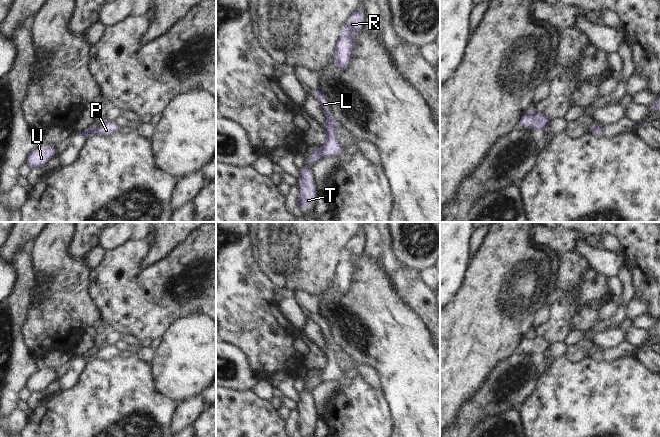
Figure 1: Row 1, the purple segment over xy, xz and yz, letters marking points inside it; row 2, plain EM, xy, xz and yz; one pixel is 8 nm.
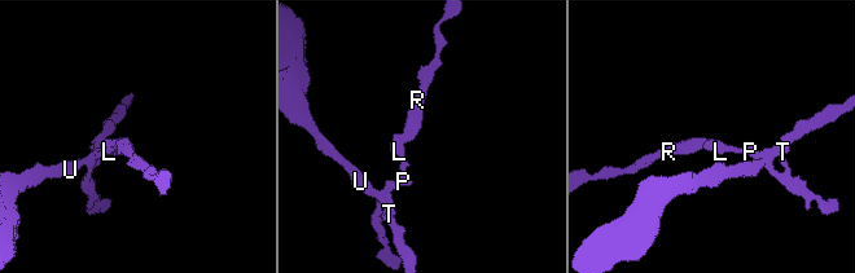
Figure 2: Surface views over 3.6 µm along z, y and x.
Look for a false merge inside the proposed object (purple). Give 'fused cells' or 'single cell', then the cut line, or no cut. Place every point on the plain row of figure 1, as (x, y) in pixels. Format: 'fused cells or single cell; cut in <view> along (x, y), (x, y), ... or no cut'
single cell; no cut

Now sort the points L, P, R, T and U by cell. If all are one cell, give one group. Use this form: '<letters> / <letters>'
L P R T U

